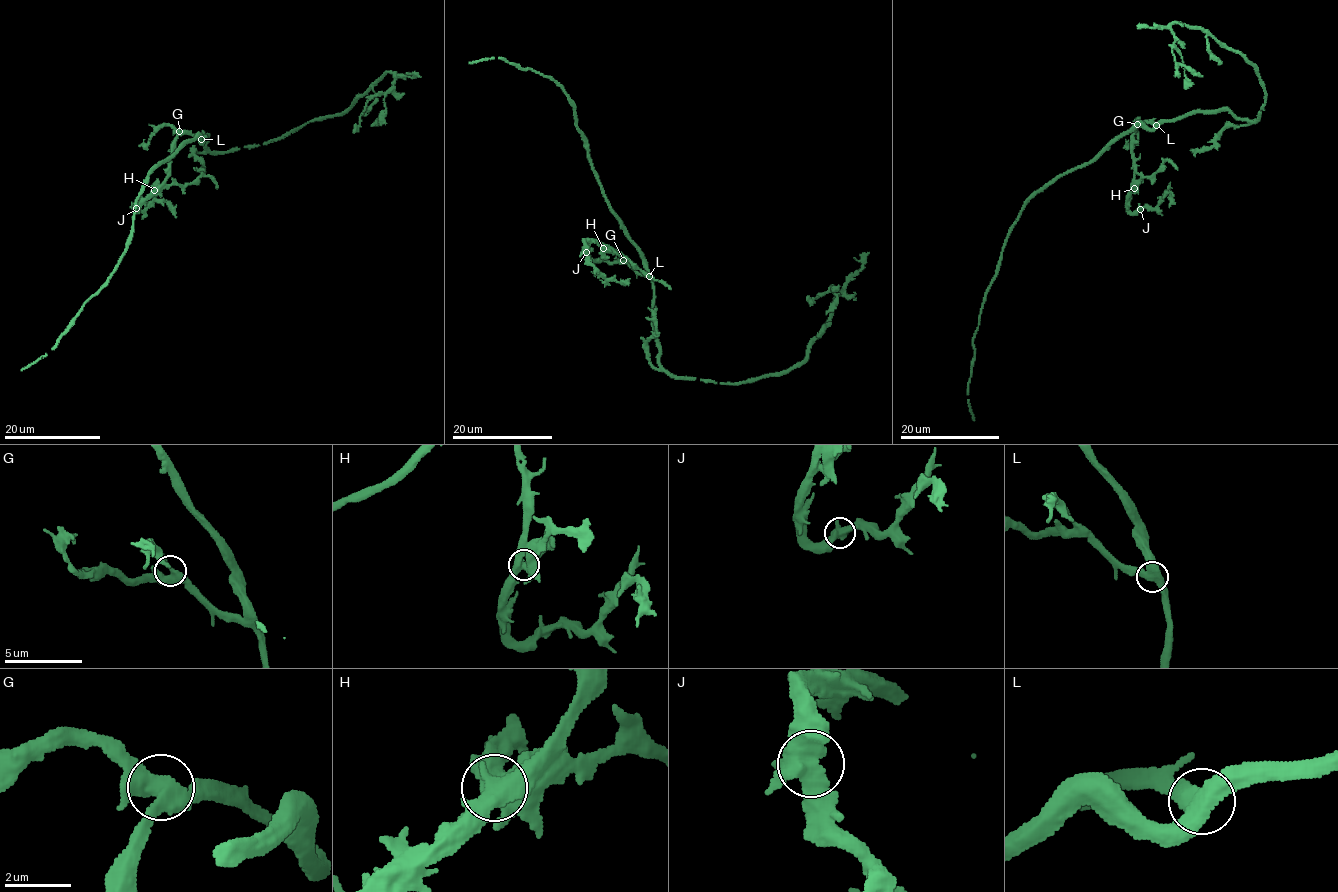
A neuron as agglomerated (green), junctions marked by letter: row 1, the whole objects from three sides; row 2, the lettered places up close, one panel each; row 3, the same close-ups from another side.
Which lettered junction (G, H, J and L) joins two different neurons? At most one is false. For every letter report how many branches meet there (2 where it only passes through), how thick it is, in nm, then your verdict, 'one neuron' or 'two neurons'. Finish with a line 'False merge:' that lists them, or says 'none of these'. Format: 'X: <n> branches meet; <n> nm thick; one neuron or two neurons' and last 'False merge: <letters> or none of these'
G: 3 branches meet; 400 nm thick; one neuron
H: 4 branches meet; 600 nm thick; two neurons
J: 4 branches meet; 500 nm thick; one neuron
L: 3 branches meet; 500 nm thick; one neuron
False merge: H

